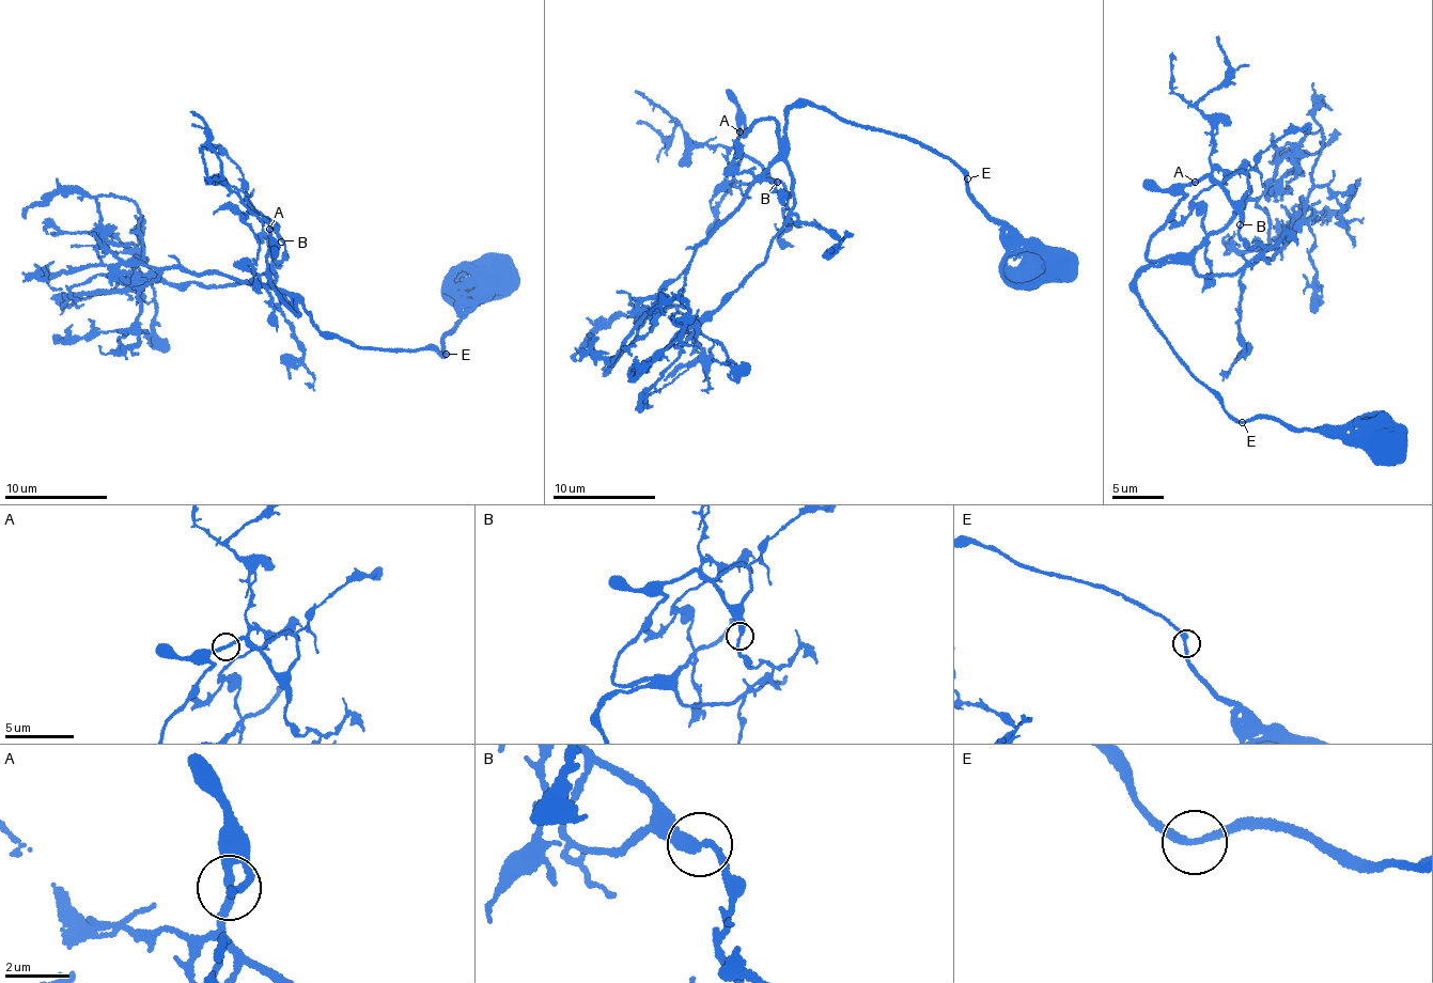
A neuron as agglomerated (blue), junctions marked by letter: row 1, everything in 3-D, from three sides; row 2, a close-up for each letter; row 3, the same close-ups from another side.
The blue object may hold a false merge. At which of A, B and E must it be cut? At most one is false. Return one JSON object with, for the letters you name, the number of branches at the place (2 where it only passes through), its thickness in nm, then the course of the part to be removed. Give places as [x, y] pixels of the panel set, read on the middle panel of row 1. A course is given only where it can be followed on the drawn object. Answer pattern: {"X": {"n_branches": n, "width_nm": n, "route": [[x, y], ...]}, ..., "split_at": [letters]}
{"split_at": []}

